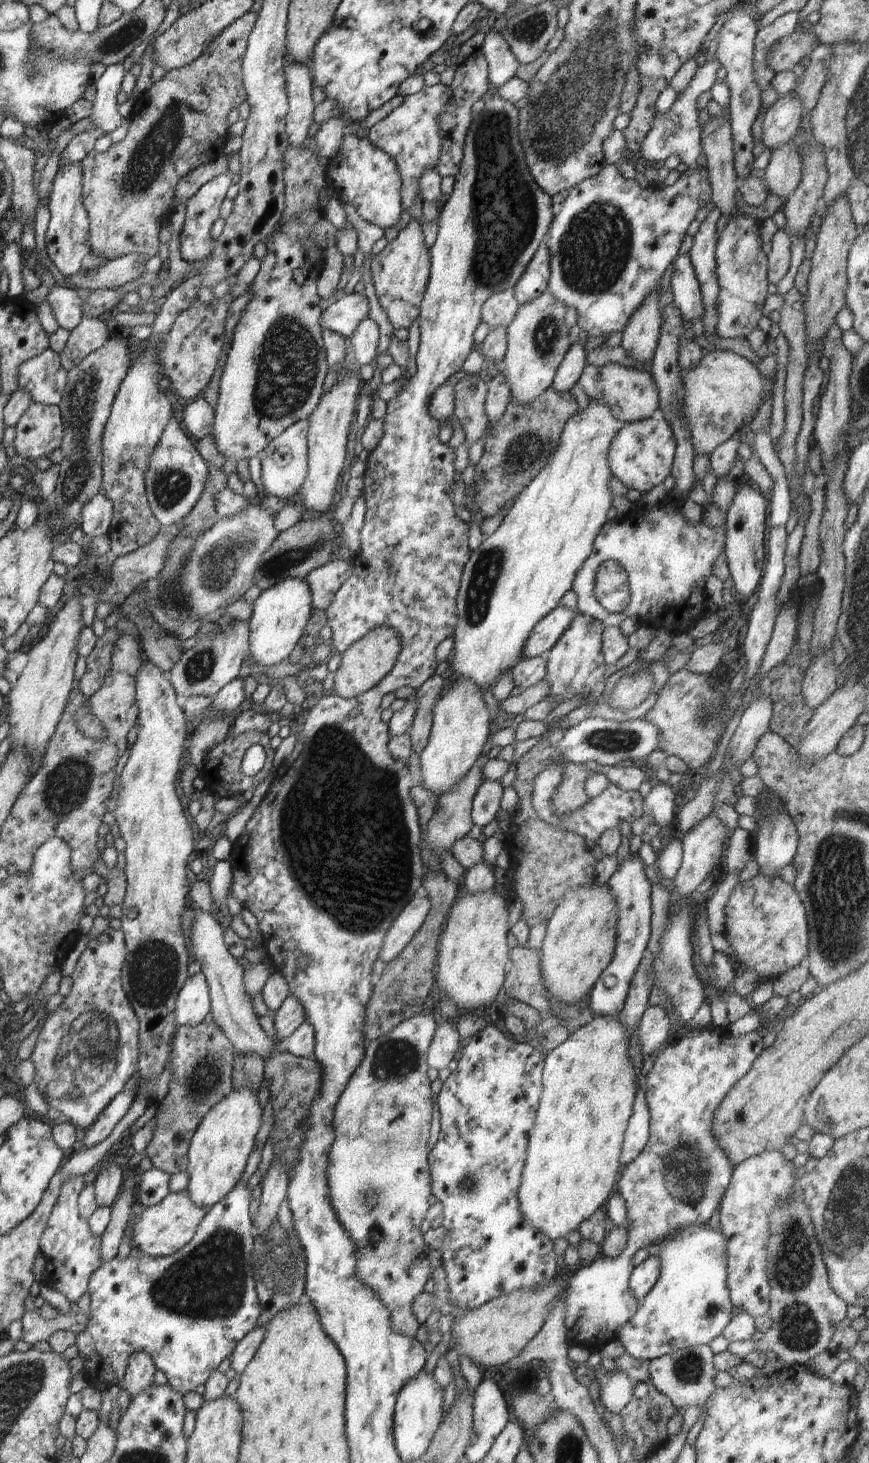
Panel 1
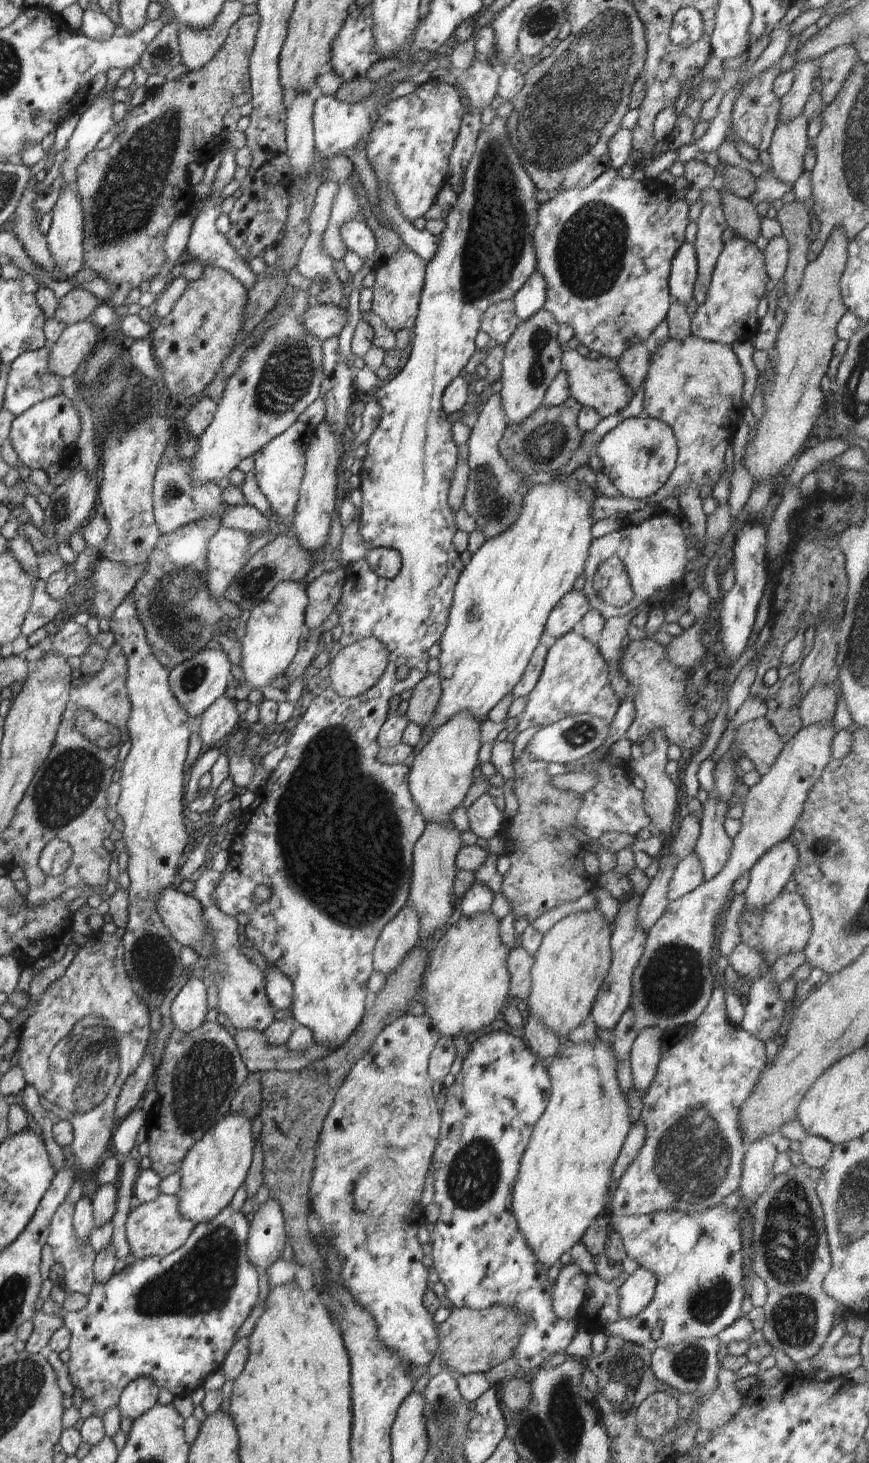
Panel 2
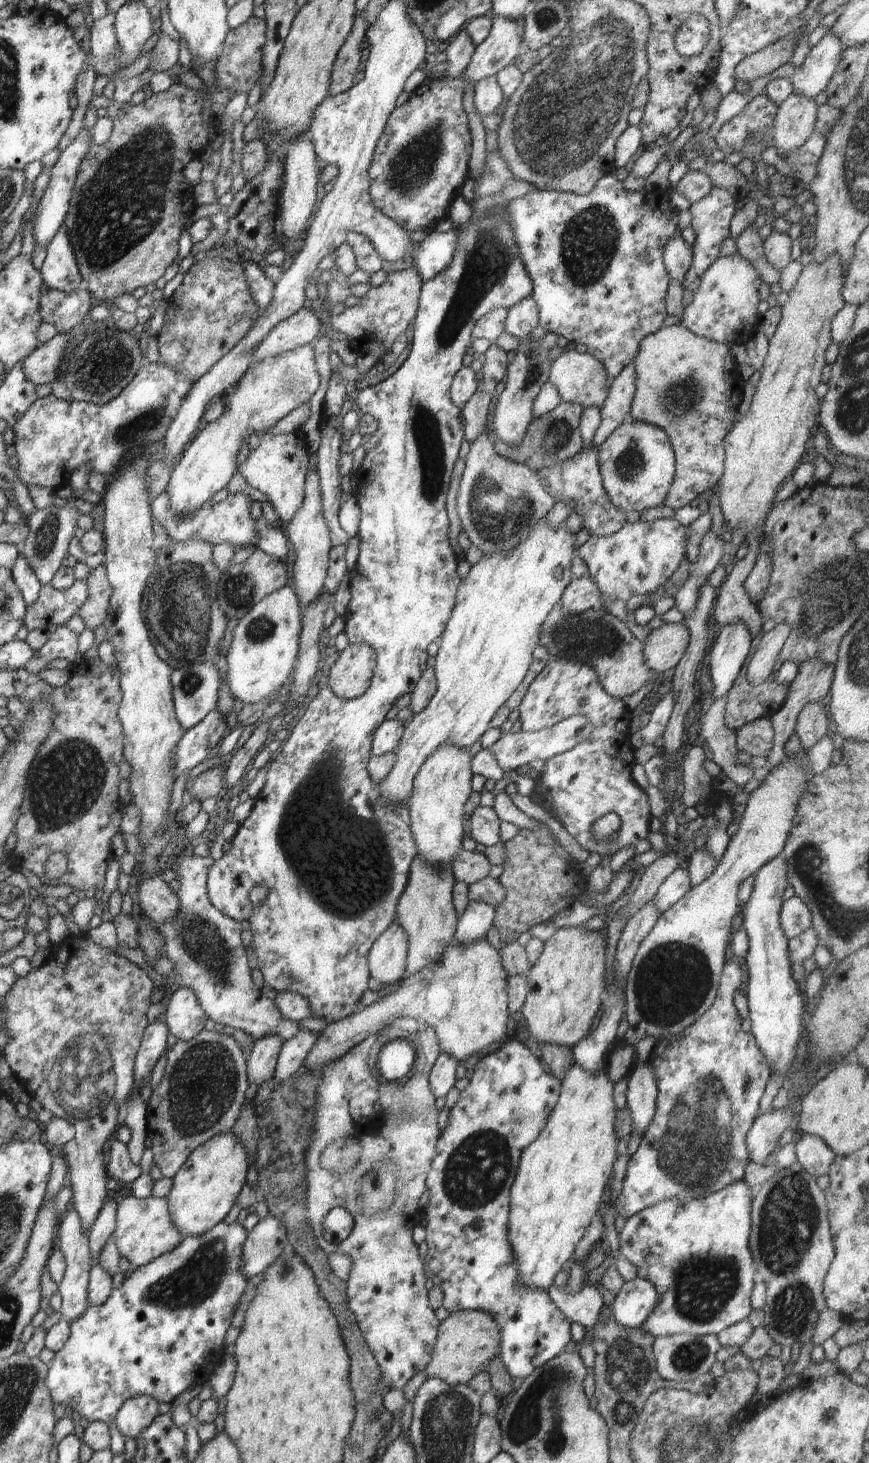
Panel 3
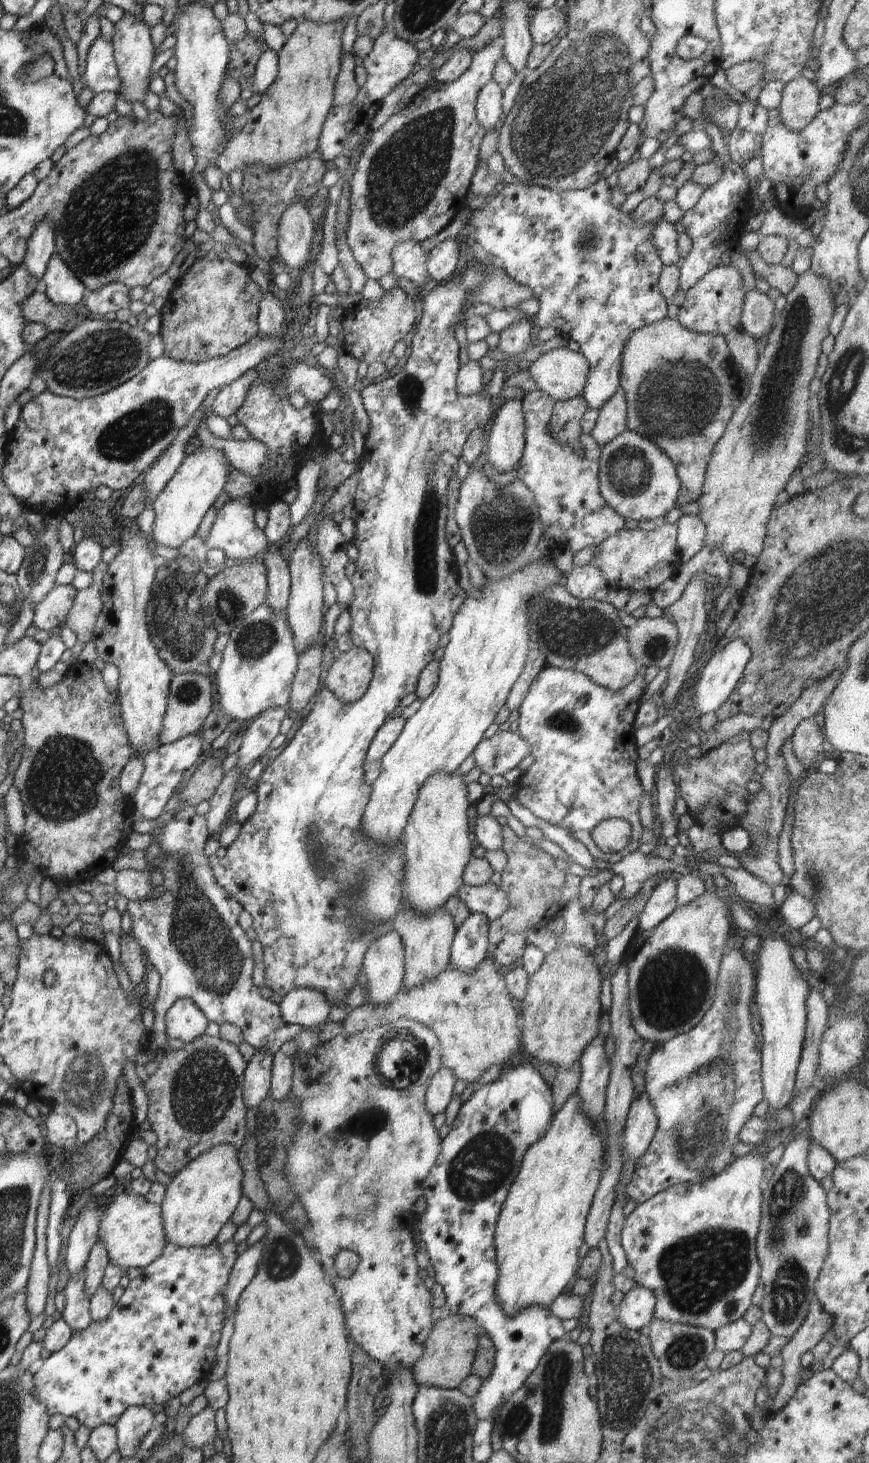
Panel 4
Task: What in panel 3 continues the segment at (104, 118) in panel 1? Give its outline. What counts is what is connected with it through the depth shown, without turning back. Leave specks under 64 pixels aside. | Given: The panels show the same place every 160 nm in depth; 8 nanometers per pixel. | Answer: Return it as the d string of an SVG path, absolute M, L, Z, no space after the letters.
M80 129L79 134L61 151L60 157L52 167L49 185L43 192L37 209L35 210L33 229L35 238L35 247L48 246L50 241L57 235L57 232L63 225L66 214L68 214L70 199L75 188L77 174L79 173L80 163L84 160L86 153L90 150L92 140L92 130Z

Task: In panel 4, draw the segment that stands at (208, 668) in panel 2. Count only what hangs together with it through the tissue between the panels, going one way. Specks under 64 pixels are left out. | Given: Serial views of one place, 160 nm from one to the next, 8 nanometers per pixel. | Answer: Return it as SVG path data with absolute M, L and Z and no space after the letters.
M200 673L175 674L169 688L167 711L164 715L159 741L162 745L180 740L183 736L198 733L212 710L212 690L209 677Z

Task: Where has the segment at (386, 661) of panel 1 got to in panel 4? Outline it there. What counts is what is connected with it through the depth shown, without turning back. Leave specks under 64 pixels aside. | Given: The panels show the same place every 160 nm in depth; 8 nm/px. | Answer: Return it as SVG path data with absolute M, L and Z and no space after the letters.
M360 647L342 652L330 666L325 686L343 703L360 700L373 677L374 658Z

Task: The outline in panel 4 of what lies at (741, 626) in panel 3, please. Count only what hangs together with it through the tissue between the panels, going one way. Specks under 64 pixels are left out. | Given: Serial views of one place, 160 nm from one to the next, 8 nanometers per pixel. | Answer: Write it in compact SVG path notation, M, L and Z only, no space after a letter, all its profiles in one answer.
M734 639L715 648L700 674L693 697L696 708L702 714L716 712L729 699L744 674L750 657L750 647L742 639Z

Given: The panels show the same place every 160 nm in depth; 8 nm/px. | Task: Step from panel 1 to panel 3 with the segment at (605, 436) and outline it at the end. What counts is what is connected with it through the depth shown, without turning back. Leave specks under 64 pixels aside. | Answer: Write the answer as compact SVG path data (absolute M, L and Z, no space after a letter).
M545 517L535 524L528 538L520 541L520 544L507 553L482 555L471 566L468 575L461 579L450 620L438 640L439 651L433 668L437 680L436 694L422 712L414 715L394 750L396 762L379 784L381 799L385 803L408 804L414 777L436 748L452 743L468 751L489 729L490 719L523 681L533 659L534 647L539 644L541 626L551 610L559 604L564 590L574 577L570 567L577 554L574 543L576 534L566 529L565 522L559 527L550 527Z

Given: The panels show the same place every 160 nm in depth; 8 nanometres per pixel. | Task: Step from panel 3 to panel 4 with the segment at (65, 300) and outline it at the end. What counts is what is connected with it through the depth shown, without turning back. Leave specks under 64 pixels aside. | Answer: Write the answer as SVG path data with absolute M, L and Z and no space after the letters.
M39 289L22 305L22 314L28 323L43 324L49 332L65 332L73 325L76 308L54 304Z

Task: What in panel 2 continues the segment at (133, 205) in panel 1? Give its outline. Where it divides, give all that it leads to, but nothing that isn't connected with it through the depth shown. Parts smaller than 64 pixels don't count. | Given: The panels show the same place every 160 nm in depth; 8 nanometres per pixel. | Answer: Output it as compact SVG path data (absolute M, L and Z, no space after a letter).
M259 14L242 15L232 25L224 44L204 66L165 82L143 103L128 109L128 122L122 132L116 134L115 141L101 151L95 148L78 165L75 185L83 206L84 264L110 284L112 297L109 302L114 307L124 305L130 290L138 288L141 282L158 276L167 258L163 248L170 225L179 214L188 214L196 201L189 182L190 164L194 161L205 163L222 152L228 139L222 118L230 108L241 107L251 101L249 58L260 28L260 19Z

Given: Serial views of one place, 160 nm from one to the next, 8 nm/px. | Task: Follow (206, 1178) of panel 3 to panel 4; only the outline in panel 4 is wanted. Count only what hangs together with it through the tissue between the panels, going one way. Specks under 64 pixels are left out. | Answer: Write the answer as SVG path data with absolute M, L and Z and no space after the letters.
M222 1143L203 1152L191 1160L180 1172L173 1177L160 1204L165 1237L168 1244L179 1247L203 1247L215 1241L225 1222L231 1220L232 1214L238 1206L243 1195L242 1188L243 1170L237 1159L236 1149L228 1143Z

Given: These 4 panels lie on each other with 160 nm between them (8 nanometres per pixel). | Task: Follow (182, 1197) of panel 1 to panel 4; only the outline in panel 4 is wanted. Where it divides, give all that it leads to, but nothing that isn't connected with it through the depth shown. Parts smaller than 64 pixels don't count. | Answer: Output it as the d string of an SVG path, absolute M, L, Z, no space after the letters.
M125 1190L108 1206L99 1224L98 1239L105 1246L110 1263L124 1272L128 1268L143 1268L152 1264L168 1244L165 1237L161 1206L148 1202L146 1197Z

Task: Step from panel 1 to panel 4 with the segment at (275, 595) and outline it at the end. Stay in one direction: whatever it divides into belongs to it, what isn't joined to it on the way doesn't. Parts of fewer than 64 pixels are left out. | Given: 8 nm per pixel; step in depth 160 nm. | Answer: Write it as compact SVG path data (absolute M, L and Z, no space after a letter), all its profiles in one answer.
M261 604L232 629L228 638L222 651L222 664L215 672L216 679L213 681L224 715L231 716L232 720L242 720L247 725L269 708L282 707L288 712L299 654L294 649L287 614Z

